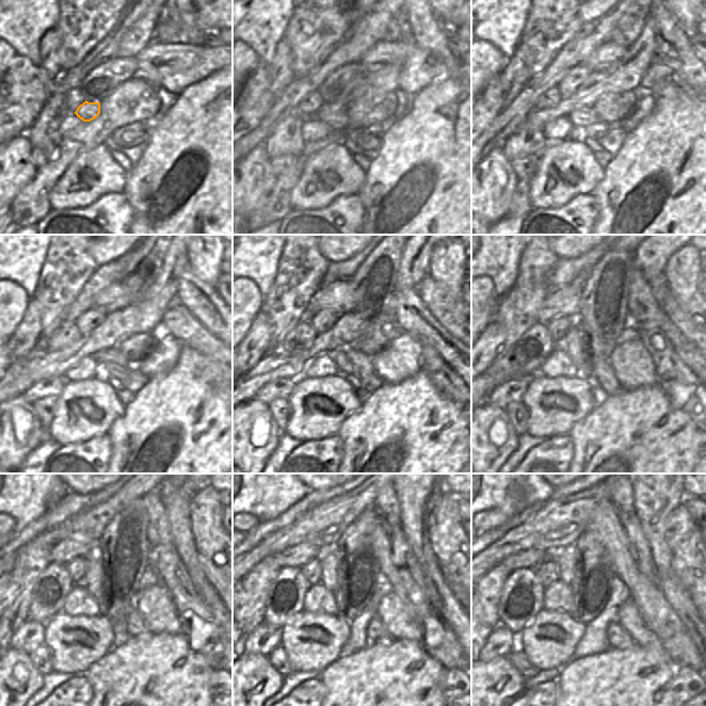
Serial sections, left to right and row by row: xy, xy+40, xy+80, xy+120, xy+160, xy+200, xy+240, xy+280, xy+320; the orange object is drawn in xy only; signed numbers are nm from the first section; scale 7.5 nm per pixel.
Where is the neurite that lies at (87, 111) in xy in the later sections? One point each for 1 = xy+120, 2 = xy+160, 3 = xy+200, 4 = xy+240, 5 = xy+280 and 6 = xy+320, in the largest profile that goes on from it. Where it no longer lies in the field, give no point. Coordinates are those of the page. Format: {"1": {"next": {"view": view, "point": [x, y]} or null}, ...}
{"1": {"next": {"view": "xy+120", "point": [111, 354]}}, "2": {"next": {"view": "xy+160", "point": [367, 376]}}, "3": {"next": {"view": "xy+200", "point": [603, 370]}}, "4": {"next": {"view": "xy+240", "point": [134, 625]}}, "5": {"next": {"view": "xy+280", "point": [376, 632]}}, "6": {"next": {"view": "xy+320", "point": [618, 638]}}}

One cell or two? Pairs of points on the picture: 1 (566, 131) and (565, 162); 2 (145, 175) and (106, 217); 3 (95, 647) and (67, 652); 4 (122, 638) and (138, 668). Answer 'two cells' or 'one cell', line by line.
1: two cells
2: two cells
3: one cell
4: two cells

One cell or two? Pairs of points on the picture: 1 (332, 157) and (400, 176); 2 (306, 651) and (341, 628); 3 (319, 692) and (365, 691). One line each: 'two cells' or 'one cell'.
1: two cells
2: one cell
3: two cells

